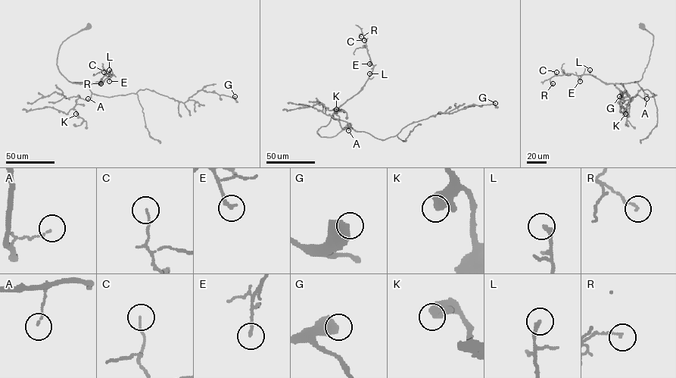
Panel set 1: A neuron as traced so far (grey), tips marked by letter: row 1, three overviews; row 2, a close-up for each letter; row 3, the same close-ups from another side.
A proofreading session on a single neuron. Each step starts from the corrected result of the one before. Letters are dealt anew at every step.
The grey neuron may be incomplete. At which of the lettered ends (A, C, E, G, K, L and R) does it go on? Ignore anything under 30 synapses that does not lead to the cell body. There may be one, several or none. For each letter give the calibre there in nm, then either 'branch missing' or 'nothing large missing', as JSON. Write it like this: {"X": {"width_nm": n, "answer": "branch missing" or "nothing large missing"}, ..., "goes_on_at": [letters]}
{"A": {"width_nm": 100, "answer": "nothing large missing"}, "C": {"width_nm": 110, "answer": "nothing large missing"}, "E": {"width_nm": 190, "answer": "nothing large missing"}, "G": {"width_nm": 650, "answer": "nothing large missing"}, "K": {"width_nm": 650, "answer": "nothing large missing"}, "L": {"width_nm": 220, "answer": "nothing large missing"}, "R": {"width_nm": 120, "answer": "nothing large missing"}, "goes_on_at": []}

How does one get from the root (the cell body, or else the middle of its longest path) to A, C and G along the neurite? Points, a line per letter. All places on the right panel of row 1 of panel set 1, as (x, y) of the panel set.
A: (641, 26), (653, 35), (653, 44), (642, 78), (629, 83), (637, 82), (644, 92), (644, 99), (646, 98)
C: (641, 26), (653, 35), (653, 44), (648, 63), (639, 81), (607, 83), (590, 74), (557, 76), (556, 72)
G: (641, 26), (653, 44), (642, 78), (629, 83), (656, 95), (641, 89), (629, 103), (625, 90), (619, 96)

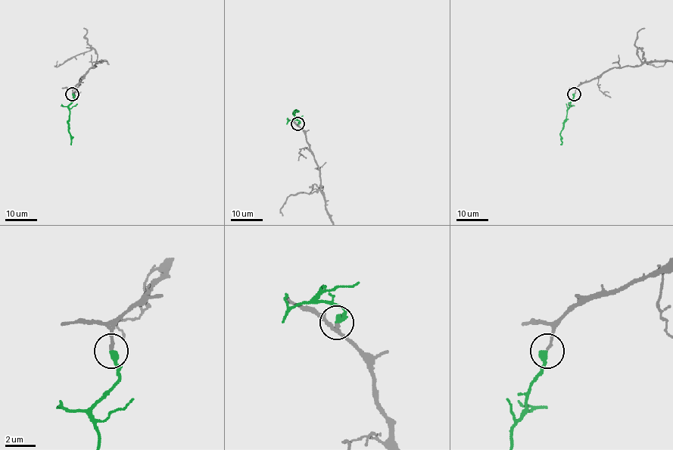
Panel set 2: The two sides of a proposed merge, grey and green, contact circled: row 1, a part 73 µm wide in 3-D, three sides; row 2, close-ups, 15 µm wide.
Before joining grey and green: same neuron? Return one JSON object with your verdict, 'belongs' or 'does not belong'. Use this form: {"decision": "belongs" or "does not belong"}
{"decision": "belongs"}

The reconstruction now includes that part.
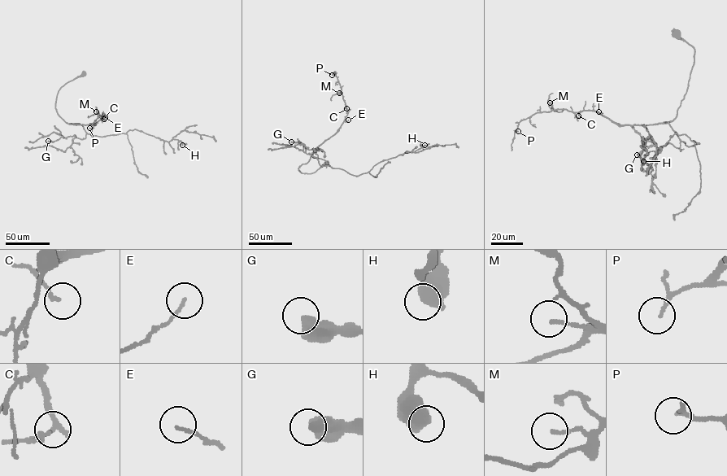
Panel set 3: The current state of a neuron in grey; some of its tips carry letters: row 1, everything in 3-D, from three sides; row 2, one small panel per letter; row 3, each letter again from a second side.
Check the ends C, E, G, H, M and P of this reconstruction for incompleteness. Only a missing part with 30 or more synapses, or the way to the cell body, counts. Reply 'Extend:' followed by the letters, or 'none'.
Extend: none

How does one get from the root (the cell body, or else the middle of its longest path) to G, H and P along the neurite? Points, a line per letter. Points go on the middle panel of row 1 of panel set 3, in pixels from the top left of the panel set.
G: (326, 163), (302, 173), (298, 167), (313, 152), (328, 165), (319, 165), (302, 144), (291, 141)
H: (326, 163), (311, 173), (298, 169), (313, 152), (313, 157), (333, 168), (357, 176), (424, 145)
P: (326, 163), (311, 173), (302, 173), (298, 169), (337, 132), (347, 114), (341, 87), (336, 75), (332, 75)

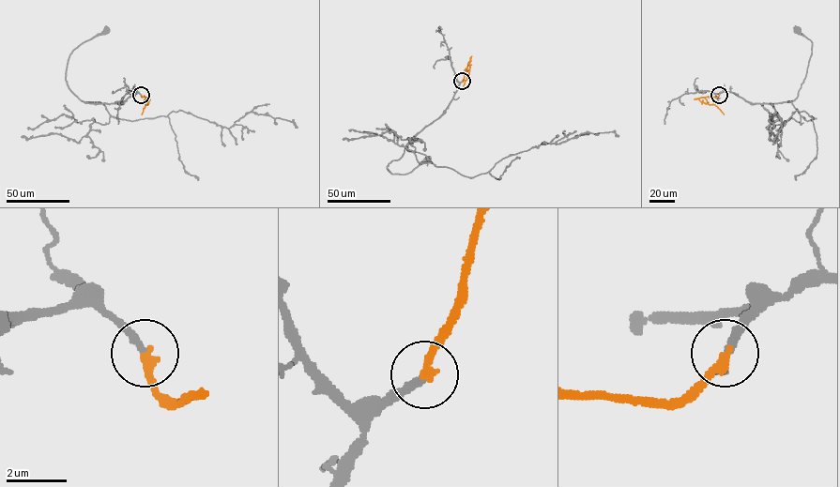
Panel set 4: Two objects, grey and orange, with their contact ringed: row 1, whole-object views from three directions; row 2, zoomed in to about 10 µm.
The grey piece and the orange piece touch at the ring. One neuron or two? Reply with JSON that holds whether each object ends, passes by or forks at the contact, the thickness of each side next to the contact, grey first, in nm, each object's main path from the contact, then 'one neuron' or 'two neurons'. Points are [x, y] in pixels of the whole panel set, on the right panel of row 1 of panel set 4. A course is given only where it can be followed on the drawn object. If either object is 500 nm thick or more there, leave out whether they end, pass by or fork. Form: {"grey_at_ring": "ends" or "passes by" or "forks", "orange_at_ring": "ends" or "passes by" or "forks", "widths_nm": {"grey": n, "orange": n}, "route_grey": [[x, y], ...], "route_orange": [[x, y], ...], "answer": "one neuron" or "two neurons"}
{"grey_at_ring": "ends", "orange_at_ring": "ends", "widths_nm": {"grey": 260, "orange": 360}, "route_grey": [[719, 95], [730, 92], [753, 103], [793, 100], [806, 73], [812, 44], [797, 30]], "route_orange": [[719, 95], [698, 99], [714, 104], [724, 114]], "answer": "one neuron"}

